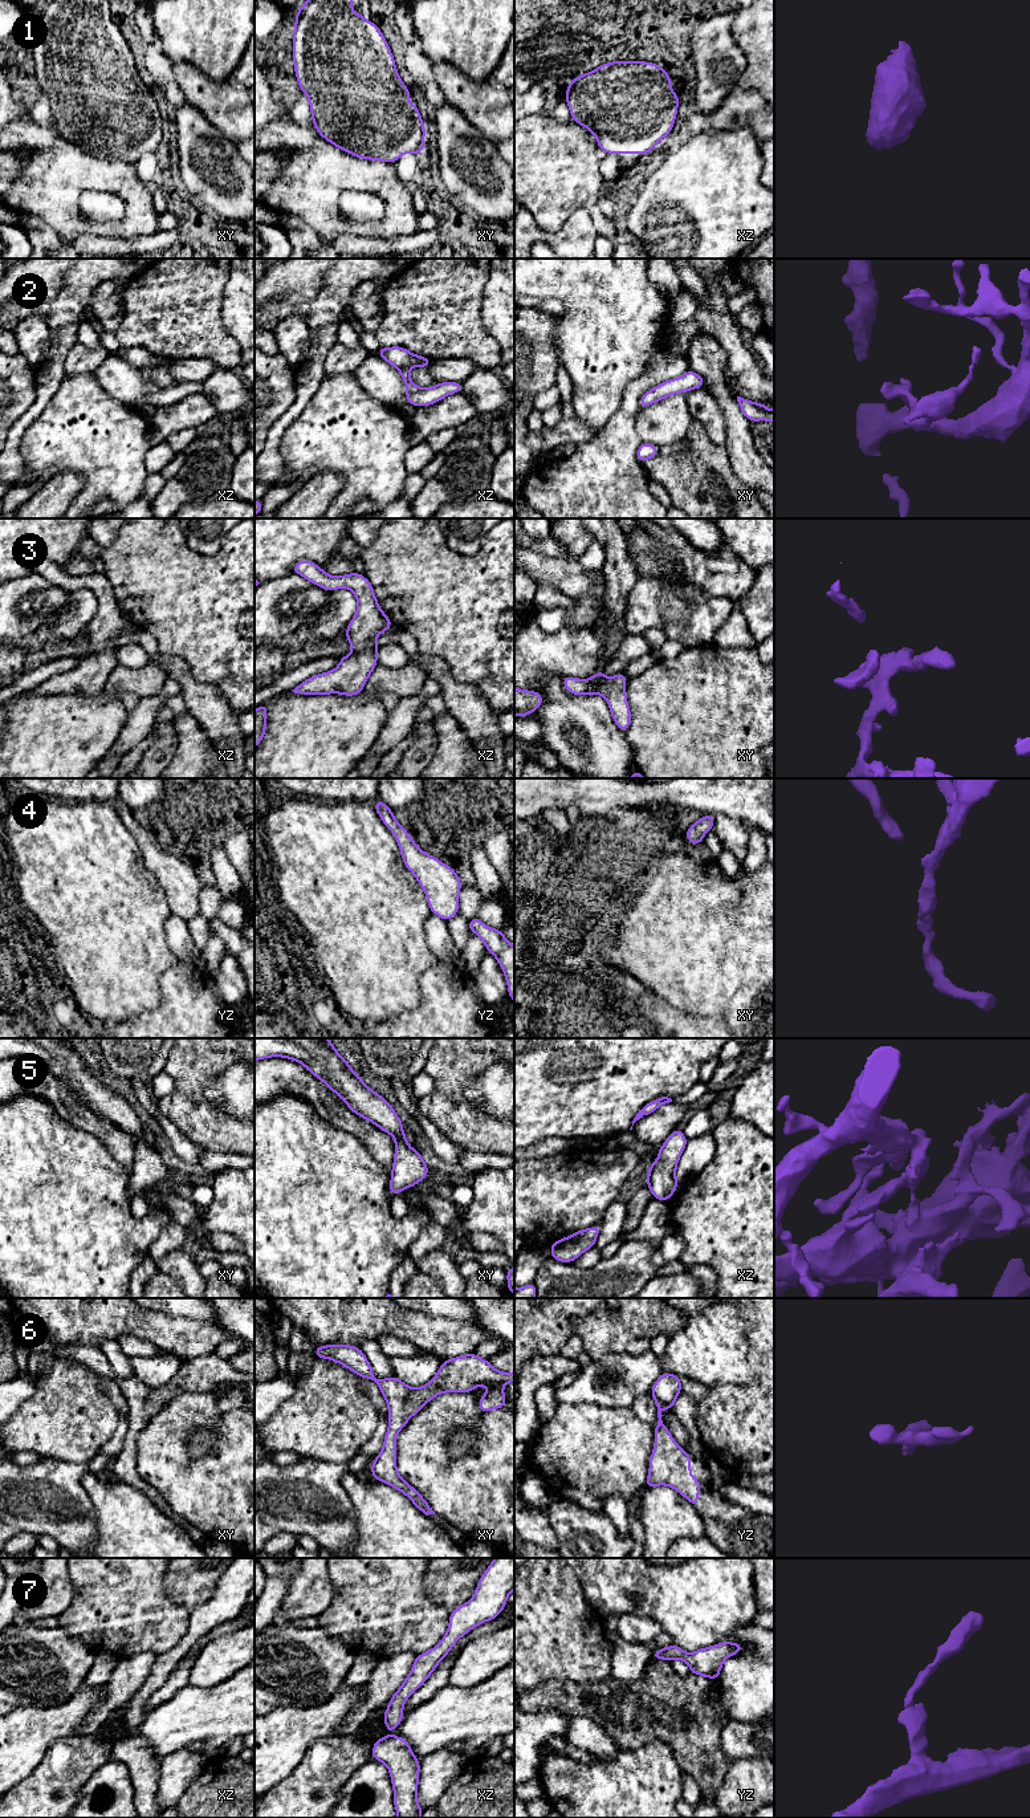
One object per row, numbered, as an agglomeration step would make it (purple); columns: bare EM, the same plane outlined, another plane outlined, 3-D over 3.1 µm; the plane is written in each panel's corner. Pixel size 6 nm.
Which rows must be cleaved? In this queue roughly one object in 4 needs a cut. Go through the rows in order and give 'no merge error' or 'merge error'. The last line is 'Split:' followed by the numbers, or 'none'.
1: no merge error
2: no merge error
3: no merge error
4: no merge error
5: no merge error
6: no merge error
7: no merge error
Split: none

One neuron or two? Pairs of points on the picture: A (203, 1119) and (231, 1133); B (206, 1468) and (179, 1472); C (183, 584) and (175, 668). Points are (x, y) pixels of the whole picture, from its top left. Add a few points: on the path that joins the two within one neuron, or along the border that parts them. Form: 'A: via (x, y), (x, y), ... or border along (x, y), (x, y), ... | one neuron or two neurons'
A: via (210, 1126), (218, 1133), (224, 1133) | one neuron
B: via (199, 1472), (186, 1472) | one neuron
C: border along (158, 651), (179, 655), (196, 679) | two neurons

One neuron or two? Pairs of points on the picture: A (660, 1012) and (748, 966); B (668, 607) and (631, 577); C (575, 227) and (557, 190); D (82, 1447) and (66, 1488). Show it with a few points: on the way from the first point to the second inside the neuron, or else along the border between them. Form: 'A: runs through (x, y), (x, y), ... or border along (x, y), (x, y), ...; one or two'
A: border along (648, 989), (674, 1007), (700, 1016); two
B: border along (639, 578), (627, 596), (626, 610); two
C: border along (542, 230), (557, 231), (585, 210), (597, 232); two
D: border along (47, 1457), (86, 1463); two

